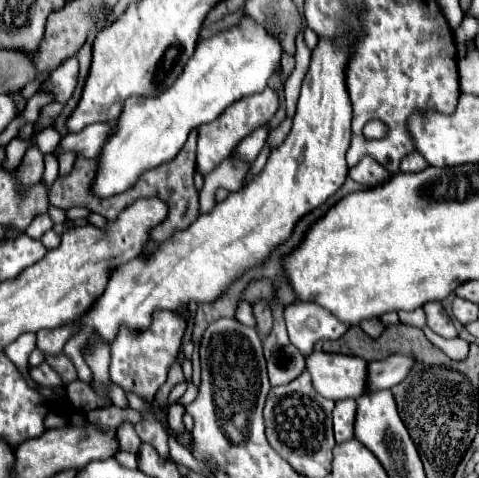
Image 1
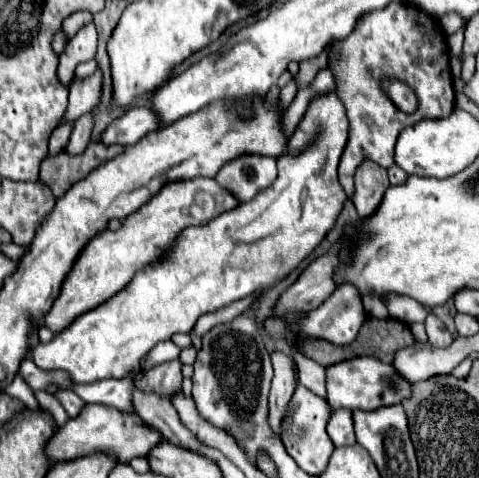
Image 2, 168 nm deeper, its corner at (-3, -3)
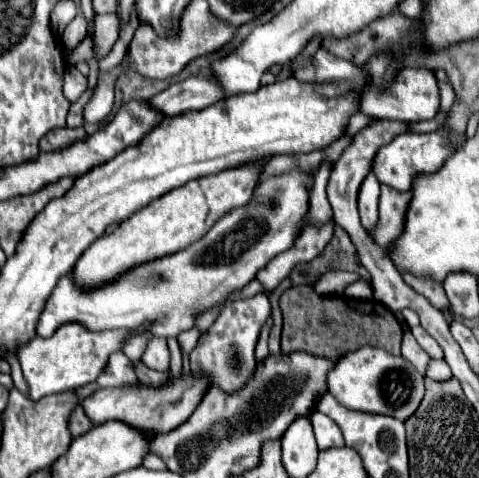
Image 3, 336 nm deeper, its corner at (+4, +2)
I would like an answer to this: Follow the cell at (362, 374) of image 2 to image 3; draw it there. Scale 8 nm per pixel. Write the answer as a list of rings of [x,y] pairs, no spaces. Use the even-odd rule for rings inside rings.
[[[360,347],[340,357],[332,371],[328,371],[328,391],[340,405],[382,405],[382,409],[356,409],[364,413],[384,413],[398,419],[408,419],[424,397],[424,377],[404,361],[378,347]]]

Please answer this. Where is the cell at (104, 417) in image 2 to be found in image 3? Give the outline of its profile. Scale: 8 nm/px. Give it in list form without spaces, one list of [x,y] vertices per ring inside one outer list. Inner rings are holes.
[[[180,375],[172,385],[164,385],[164,389],[148,389],[140,383],[140,389],[98,389],[94,395],[84,399],[84,411],[92,425],[102,425],[108,421],[124,421],[126,425],[156,437],[170,433],[172,429],[180,427],[198,407],[206,389],[200,377]]]

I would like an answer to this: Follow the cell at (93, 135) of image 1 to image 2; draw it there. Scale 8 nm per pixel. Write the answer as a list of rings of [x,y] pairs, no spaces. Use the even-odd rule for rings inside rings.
[[[147,106],[131,108],[125,116],[115,120],[101,136],[103,144],[121,144],[129,146],[141,140],[145,134],[155,130],[155,114],[147,110]]]

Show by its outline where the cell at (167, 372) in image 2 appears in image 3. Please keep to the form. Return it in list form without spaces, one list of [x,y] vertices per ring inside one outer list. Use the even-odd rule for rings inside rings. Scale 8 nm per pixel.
[[[154,337],[142,355],[142,363],[148,365],[150,369],[168,369],[170,367],[170,351],[168,351],[166,339]]]

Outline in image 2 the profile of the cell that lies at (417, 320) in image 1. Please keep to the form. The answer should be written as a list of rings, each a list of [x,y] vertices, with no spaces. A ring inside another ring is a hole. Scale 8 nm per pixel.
[[[387,294],[387,298],[381,298],[381,302],[387,306],[391,318],[399,318],[405,324],[413,322],[425,322],[429,310],[415,302],[413,298],[401,296],[401,294]]]

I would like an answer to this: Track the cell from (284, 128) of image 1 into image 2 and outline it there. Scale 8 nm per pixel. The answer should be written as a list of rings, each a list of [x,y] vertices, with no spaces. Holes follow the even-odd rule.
[[[327,52],[311,58],[311,60],[305,60],[299,64],[299,74],[295,76],[297,80],[297,86],[303,88],[303,86],[309,86],[313,82],[313,76],[321,70],[321,68],[327,68],[329,66],[329,56]]]

